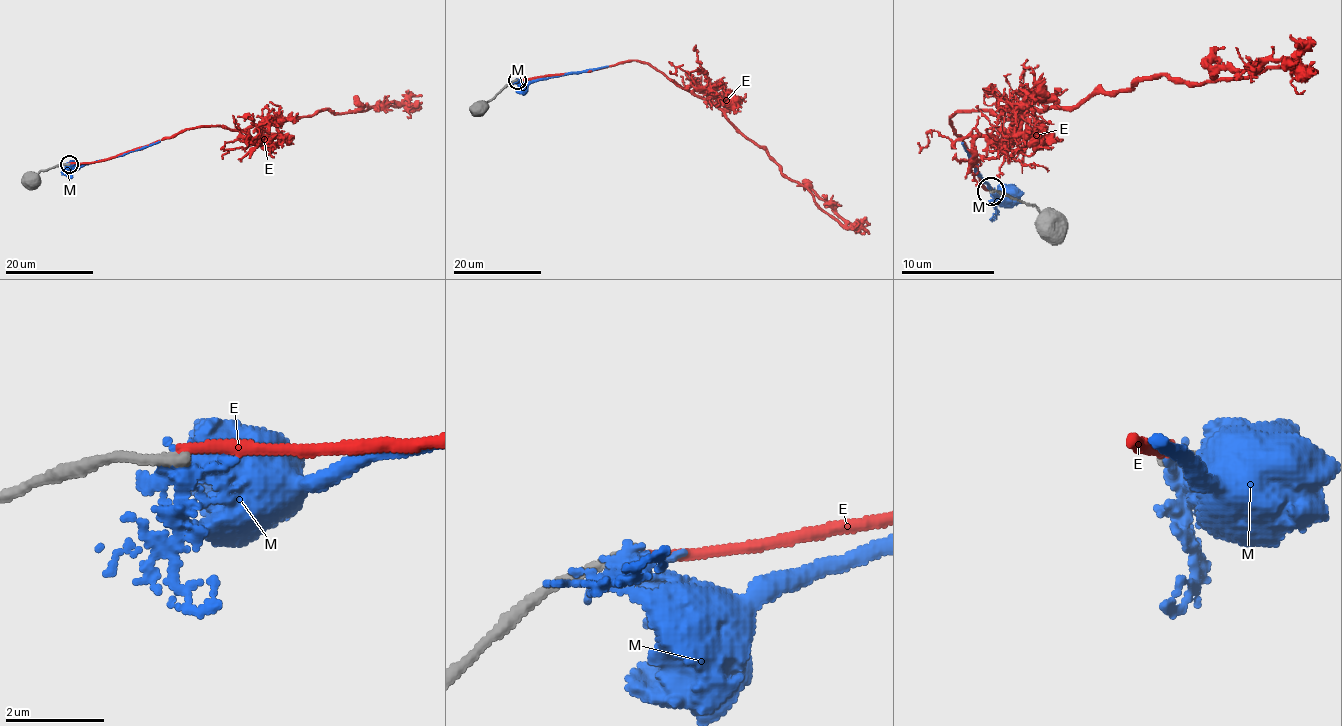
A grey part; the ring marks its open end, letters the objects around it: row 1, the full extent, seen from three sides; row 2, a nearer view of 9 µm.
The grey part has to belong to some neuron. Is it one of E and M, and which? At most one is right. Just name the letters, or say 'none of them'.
none of them

